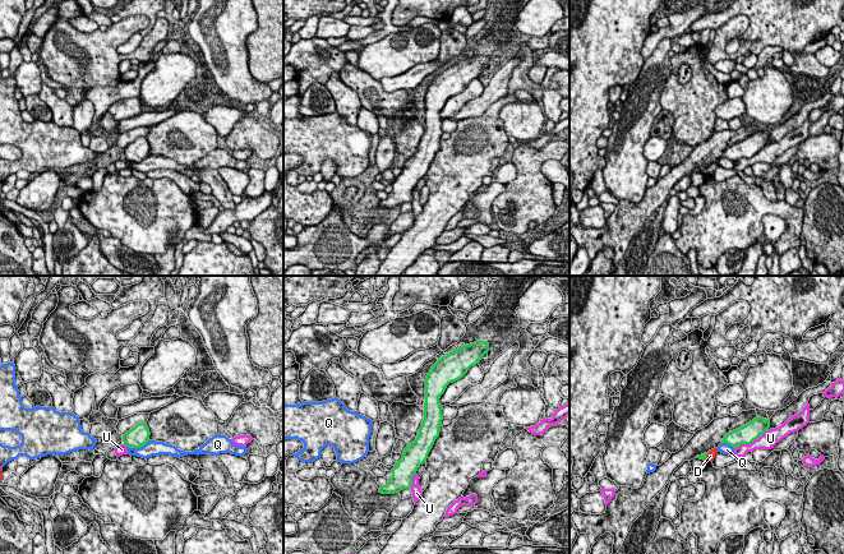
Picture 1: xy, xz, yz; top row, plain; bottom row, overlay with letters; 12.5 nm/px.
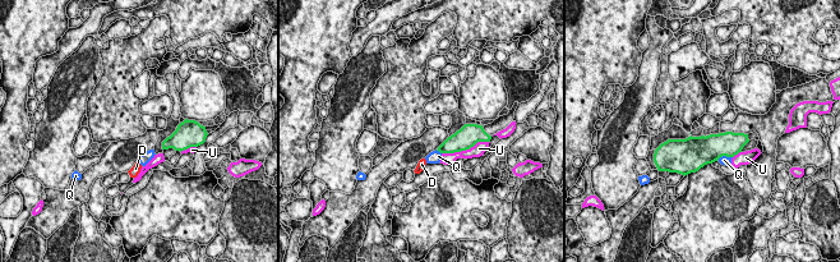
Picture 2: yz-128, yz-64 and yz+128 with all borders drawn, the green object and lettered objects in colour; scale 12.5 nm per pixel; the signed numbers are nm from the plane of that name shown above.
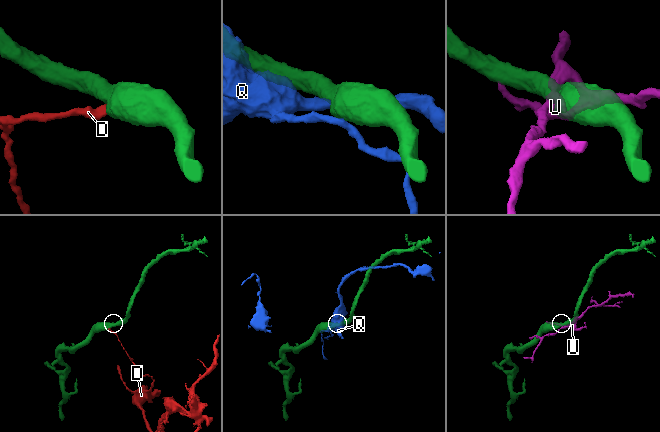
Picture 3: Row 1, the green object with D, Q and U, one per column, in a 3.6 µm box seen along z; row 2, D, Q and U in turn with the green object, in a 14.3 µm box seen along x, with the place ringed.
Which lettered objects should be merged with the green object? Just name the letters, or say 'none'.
none

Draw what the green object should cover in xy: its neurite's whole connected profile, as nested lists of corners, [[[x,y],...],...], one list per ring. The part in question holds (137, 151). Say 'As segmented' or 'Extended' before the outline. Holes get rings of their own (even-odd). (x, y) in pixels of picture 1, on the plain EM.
As segmented. [[[138,137],[123,149],[123,156],[129,162],[140,162],[149,156],[149,149],[147,137]]]

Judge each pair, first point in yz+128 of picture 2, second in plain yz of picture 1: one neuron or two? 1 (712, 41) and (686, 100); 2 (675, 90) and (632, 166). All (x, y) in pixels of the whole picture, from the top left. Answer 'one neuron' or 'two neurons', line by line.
1: one neuron
2: two neurons

